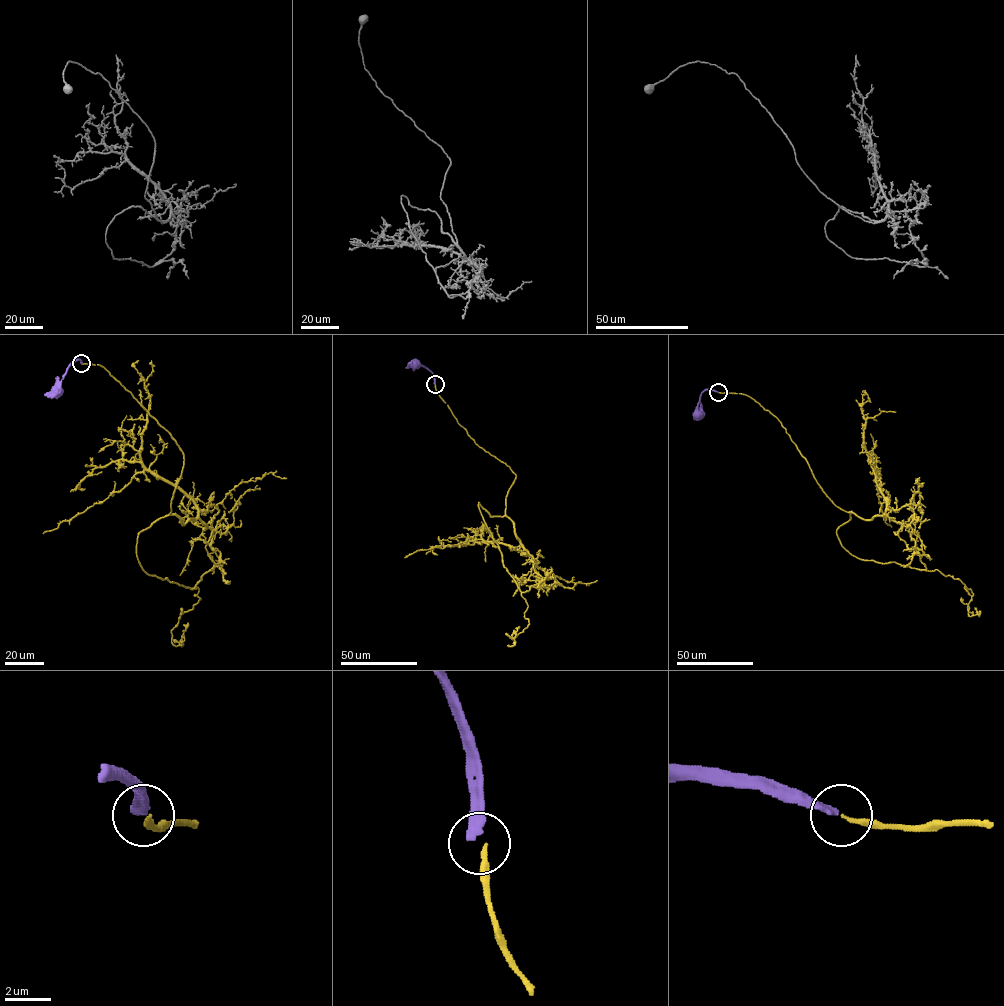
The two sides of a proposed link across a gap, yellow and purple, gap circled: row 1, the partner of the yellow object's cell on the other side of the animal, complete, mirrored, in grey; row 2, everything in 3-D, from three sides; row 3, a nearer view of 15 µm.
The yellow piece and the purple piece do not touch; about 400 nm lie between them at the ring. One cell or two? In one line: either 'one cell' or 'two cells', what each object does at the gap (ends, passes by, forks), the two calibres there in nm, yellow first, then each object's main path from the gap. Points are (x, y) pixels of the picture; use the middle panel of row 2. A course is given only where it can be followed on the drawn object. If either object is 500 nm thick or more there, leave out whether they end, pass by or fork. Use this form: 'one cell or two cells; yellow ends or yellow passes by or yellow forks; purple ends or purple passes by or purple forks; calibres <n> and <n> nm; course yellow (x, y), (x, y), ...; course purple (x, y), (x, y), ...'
two cells; yellow ends; purple ends; calibres 240 and 340 nm; course yellow (435, 384), (515, 474), (504, 515), (478, 507), (528, 605), (529, 624), (506, 634), (519, 626); course purple (434, 384), (433, 374), (415, 363)

